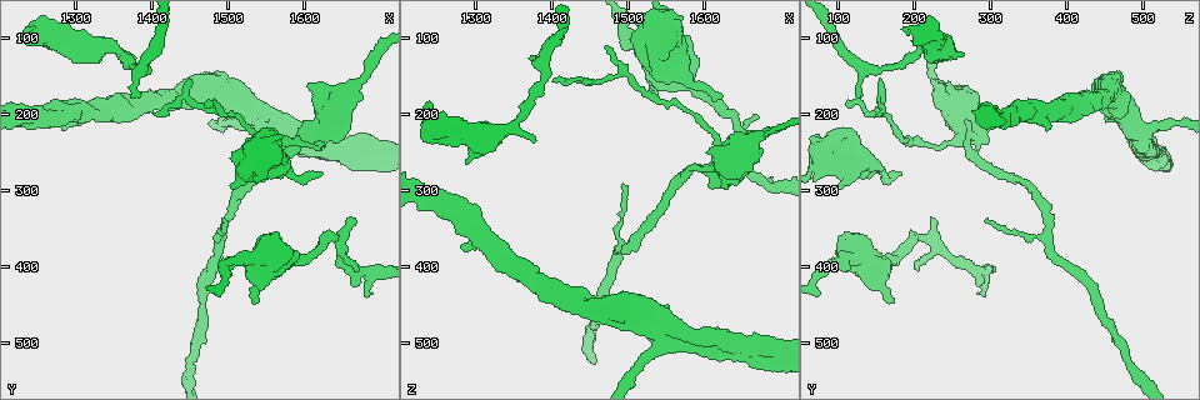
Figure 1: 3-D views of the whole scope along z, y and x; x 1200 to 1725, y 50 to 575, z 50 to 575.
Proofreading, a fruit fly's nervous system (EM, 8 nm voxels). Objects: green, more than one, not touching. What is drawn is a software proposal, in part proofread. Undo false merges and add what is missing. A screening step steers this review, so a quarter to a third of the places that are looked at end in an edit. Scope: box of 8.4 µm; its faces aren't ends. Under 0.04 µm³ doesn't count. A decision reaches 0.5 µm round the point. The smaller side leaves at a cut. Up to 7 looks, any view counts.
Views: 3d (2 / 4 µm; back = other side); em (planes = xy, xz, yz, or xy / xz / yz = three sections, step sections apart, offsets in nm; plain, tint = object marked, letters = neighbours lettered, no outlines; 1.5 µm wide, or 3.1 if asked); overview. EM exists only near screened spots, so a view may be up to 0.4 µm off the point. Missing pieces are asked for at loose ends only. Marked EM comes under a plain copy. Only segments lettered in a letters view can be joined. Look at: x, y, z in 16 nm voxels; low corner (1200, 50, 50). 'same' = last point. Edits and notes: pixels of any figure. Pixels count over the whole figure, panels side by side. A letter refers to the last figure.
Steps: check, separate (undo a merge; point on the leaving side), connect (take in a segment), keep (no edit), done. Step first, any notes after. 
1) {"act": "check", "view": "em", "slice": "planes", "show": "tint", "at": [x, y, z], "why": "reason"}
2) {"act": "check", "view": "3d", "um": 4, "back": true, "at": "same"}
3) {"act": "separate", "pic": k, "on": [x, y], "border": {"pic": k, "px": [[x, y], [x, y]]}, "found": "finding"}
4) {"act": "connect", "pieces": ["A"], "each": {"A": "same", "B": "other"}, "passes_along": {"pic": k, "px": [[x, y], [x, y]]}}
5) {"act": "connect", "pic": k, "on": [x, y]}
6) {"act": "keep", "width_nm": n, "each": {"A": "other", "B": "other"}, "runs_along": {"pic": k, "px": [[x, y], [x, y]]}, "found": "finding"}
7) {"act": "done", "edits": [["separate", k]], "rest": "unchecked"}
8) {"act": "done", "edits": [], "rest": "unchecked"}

{"act": "check", "view": "em", "slice": "planes", "show": "tint", "at": [1385, 175, 130], "why": "branch stops here"}

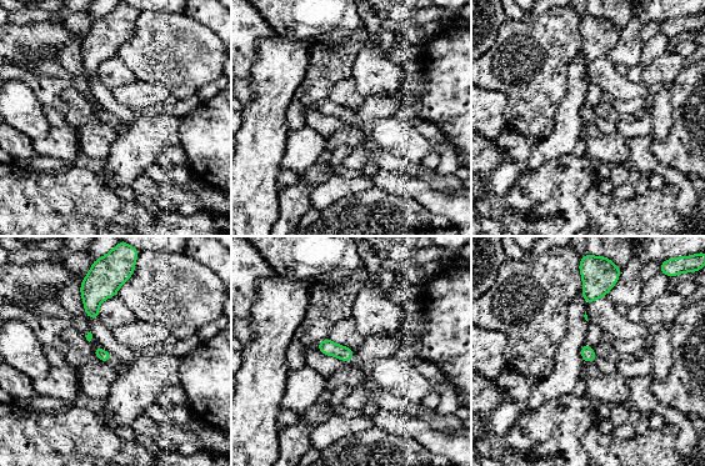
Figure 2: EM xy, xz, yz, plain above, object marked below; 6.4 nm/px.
{"act": "check", "view": "em", "slice": "planes", "show": "letters", "at": "same", "why": "what lies round it"}

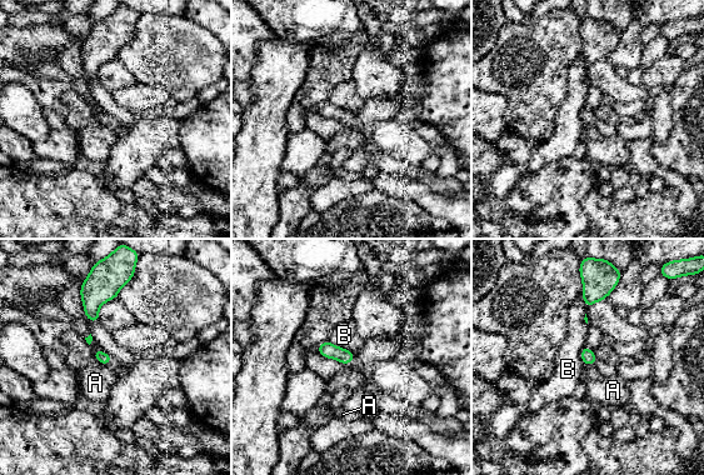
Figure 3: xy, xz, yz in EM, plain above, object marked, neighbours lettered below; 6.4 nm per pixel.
{"act": "keep", "each": {"A": "other", "B": "other"}, "border": {"pic": 3, "px": [[328, 340], [354, 354]]}, "found": "no lettered segment goes on from it"}

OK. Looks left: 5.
{"act": "check", "view": "em", "slice": "yz", "step": 4, "show": "tint", "at": [1625, 280, 180], "why": "branch stops here"}

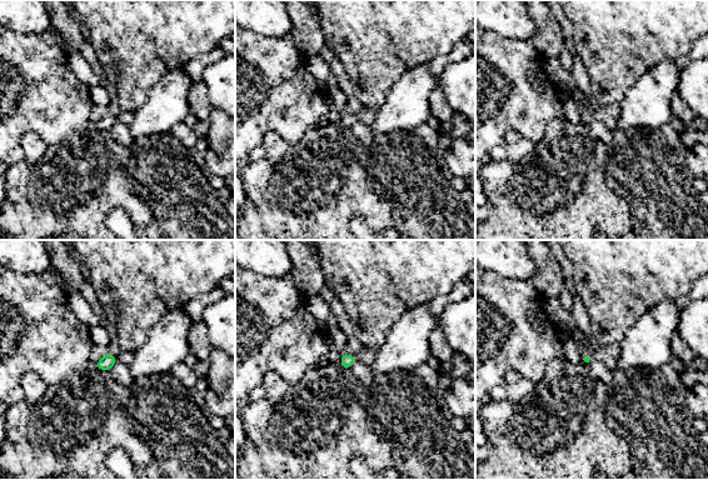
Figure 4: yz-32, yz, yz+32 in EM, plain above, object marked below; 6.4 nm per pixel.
{"act": "check", "view": "em", "slice": "planes", "show": "letters", "at": "same", "why": "another direction"}

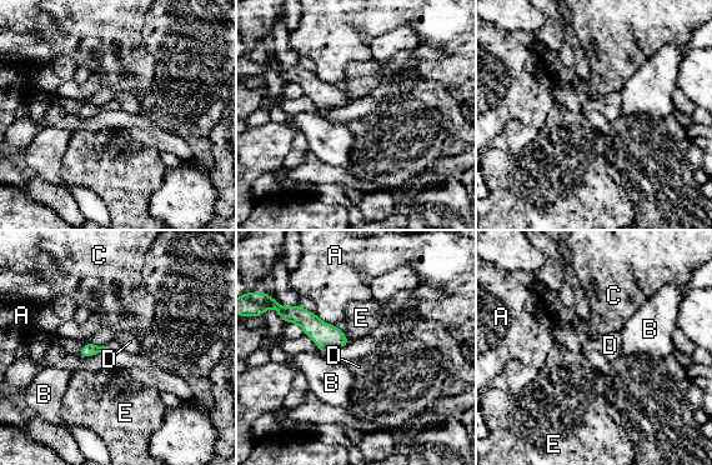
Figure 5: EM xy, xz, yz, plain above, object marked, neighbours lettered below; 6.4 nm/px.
{"act": "connect", "pieces": ["D"], "each": {"A": "other", "B": "other", "C": "other", "D": "same", "E": "other"}, "passes_along": {"pic": 5, "px": [[89, 349], [104, 346], [130, 341]]}, "found": "the neuron continues"}

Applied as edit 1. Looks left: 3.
{"act": "check", "view": "3d", "um": 2, "at": [1600, 250, 510], "why": "touches itself"}

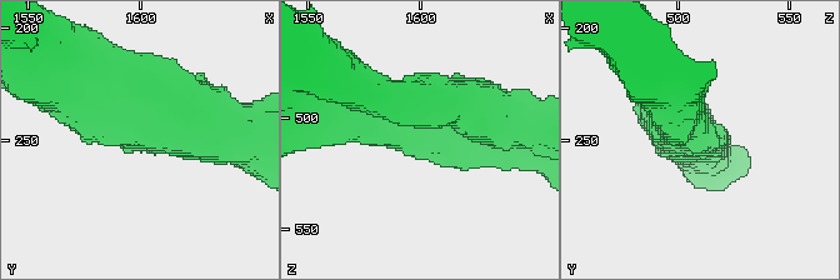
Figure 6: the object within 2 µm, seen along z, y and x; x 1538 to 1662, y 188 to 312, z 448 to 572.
{"act": "check", "view": "em", "slice": "planes", "show": "letters", "at": [1598, 250, 510]}

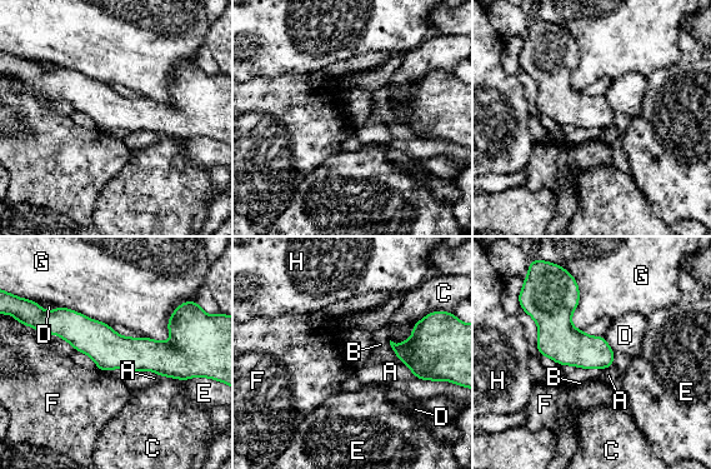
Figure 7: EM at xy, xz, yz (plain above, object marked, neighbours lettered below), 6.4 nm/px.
{"act": "keep", "each": {"A": "other", "B": "other", "C": "other", "D": "other", "E": "other", "F": "other", "G": "other", "H": "other"}, "border": {"pic": 7, "px": [[96, 367], [108, 372]]}, "found": "one neuron here"}

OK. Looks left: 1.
{"act": "done", "edits": [["connect", 5]], "rest": "unchecked"}

